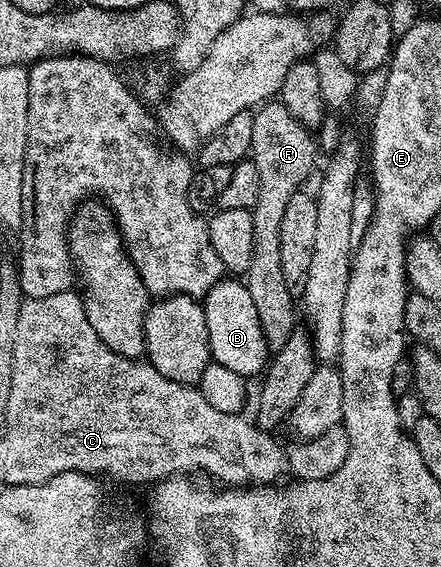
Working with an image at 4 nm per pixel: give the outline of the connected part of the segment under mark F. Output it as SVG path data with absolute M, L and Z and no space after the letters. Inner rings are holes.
M264 102L254 109L254 113L249 158L257 166L257 174L261 174L261 191L257 193L257 206L251 209L255 250L245 274L245 283L253 298L253 306L257 306L257 318L261 318L261 330L267 339L267 347L278 350L296 331L295 308L297 312L296 301L289 294L289 286L285 286L285 274L279 261L282 222L289 202L300 195L299 187L310 178L315 159L321 152L316 137L311 137L312 129L295 118L282 102Z

